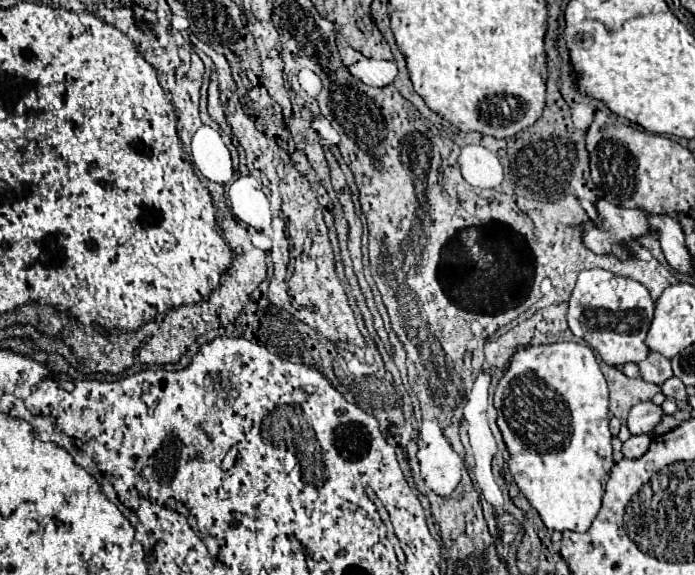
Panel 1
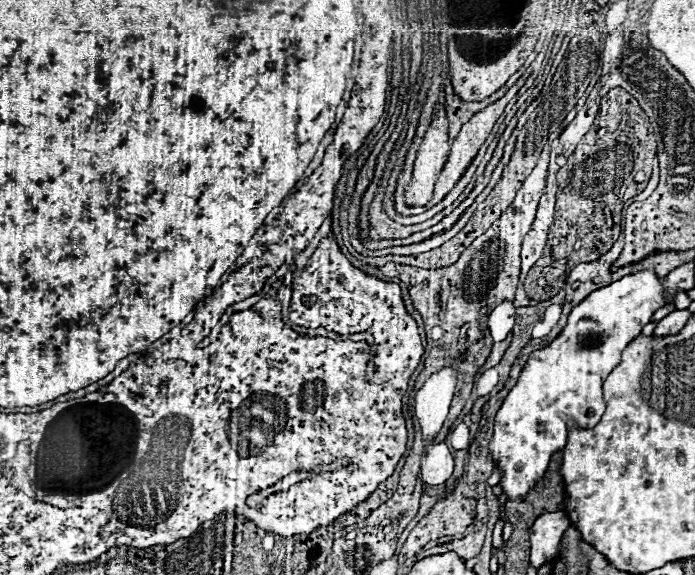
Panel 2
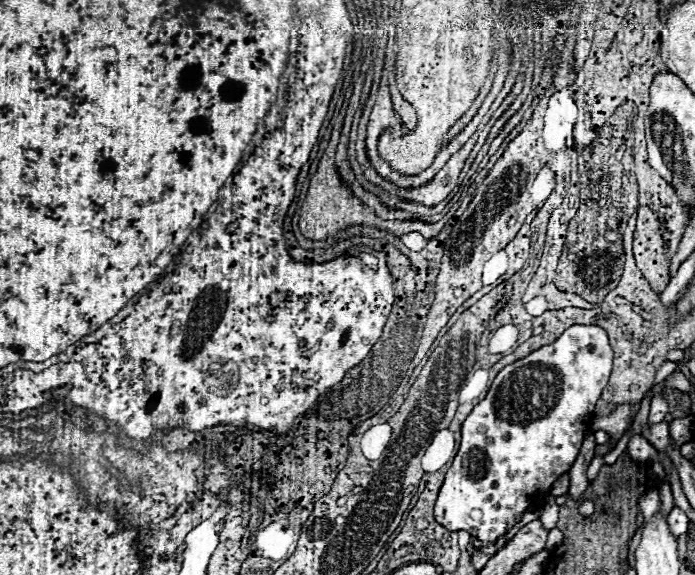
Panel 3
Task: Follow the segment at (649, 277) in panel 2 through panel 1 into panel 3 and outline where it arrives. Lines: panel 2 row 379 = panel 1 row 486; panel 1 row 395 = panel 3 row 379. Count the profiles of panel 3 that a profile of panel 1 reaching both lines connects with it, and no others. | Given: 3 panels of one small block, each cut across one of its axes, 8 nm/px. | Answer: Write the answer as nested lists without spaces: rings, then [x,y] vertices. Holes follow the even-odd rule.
[[[570,326],[556,342],[508,364],[494,378],[486,398],[478,402],[462,424],[462,444],[446,472],[434,506],[434,520],[446,530],[466,530],[480,542],[496,542],[508,534],[524,512],[540,508],[552,484],[570,470],[594,416],[596,402],[612,370],[614,352],[600,326]]]

